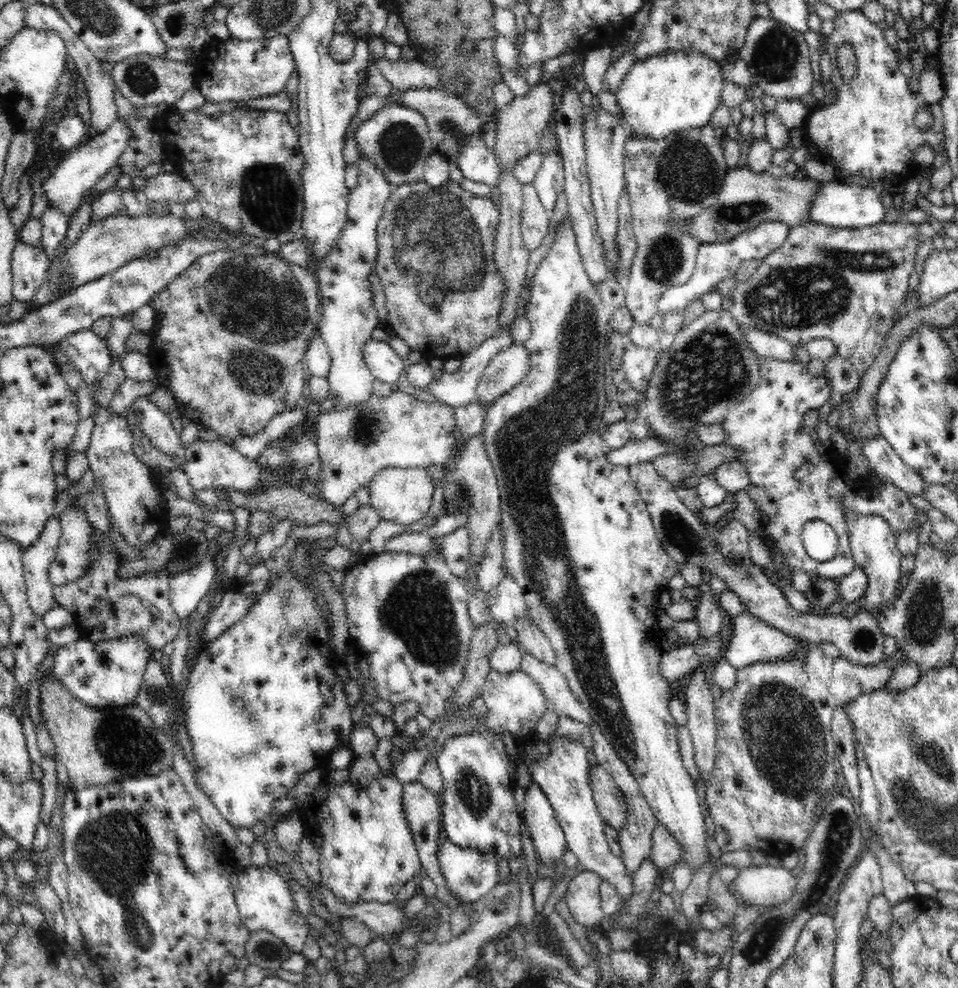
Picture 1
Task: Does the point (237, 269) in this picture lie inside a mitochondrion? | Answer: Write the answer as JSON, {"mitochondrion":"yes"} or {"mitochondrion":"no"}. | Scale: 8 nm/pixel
{"mitochondrion":"yes"}

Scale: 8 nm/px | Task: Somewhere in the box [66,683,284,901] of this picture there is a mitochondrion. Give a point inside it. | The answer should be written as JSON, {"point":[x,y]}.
{"point":[124,742]}

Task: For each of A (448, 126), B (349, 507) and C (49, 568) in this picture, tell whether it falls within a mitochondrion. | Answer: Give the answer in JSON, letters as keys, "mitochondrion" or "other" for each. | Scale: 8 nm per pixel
{"A":"mitochondrion","B":"other","C":"other"}

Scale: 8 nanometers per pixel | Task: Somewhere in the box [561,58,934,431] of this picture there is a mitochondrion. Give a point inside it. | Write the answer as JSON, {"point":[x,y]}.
{"point":[816,293]}

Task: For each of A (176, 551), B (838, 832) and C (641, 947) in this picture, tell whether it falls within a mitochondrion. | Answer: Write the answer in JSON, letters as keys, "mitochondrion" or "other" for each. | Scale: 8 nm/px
{"A":"mitochondrion","B":"mitochondrion","C":"other"}

